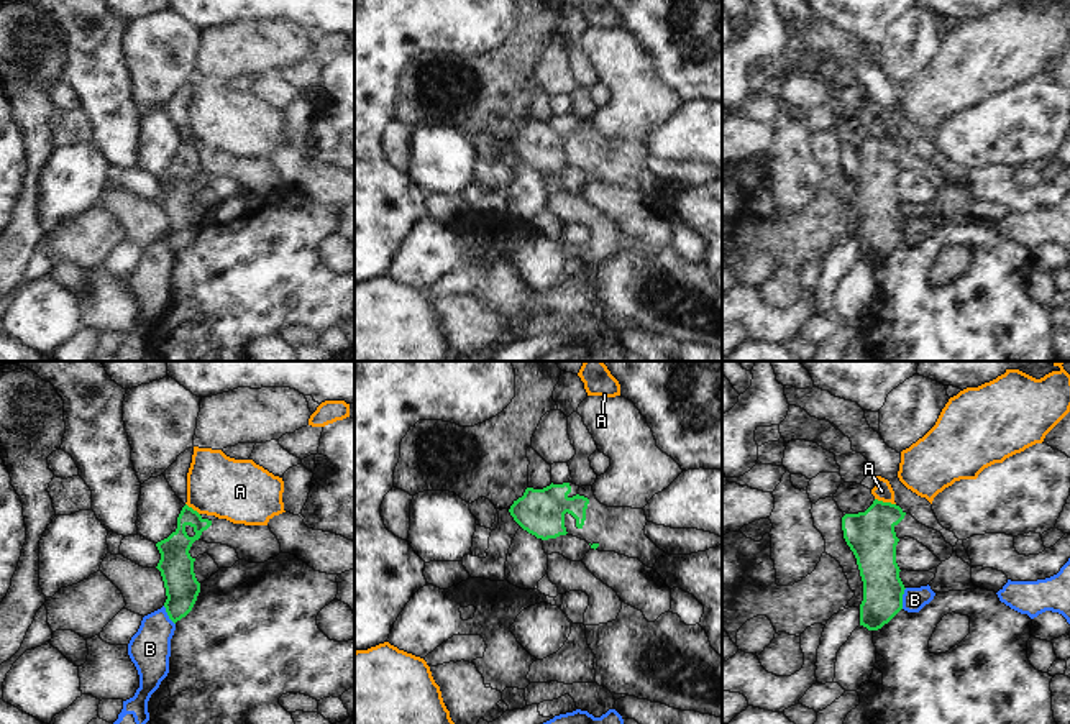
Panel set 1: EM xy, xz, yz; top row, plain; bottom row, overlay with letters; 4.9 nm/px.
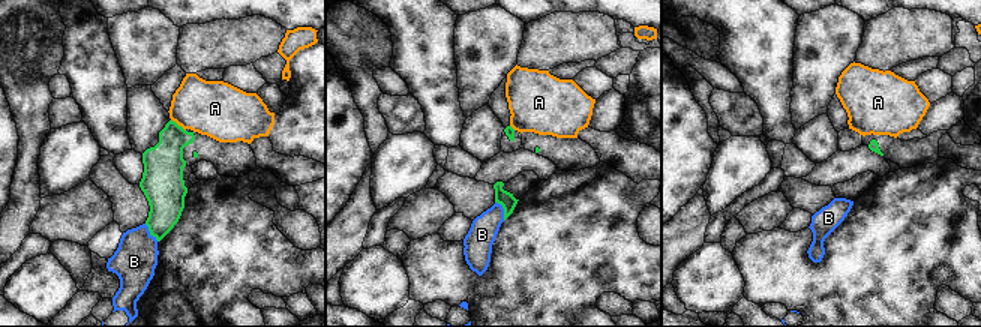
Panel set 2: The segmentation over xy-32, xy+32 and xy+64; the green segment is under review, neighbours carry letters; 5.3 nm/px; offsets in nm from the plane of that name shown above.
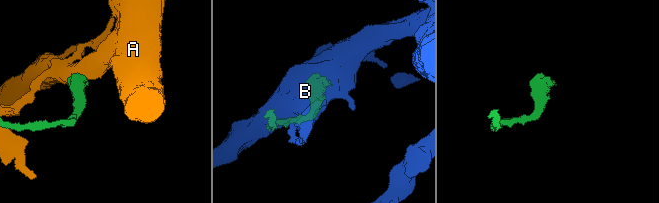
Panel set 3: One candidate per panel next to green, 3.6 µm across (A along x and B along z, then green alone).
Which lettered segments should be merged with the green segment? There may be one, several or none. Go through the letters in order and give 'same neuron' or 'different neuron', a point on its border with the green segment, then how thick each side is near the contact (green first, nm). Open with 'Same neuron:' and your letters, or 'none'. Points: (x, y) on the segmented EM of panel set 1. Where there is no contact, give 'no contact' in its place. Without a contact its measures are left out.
Same neuron: none
A: different neuron; contact yz (885, 503); calibres 240 and 90 nm
B: different neuron; contact yz (901, 598); calibres 200 and 110 nm

